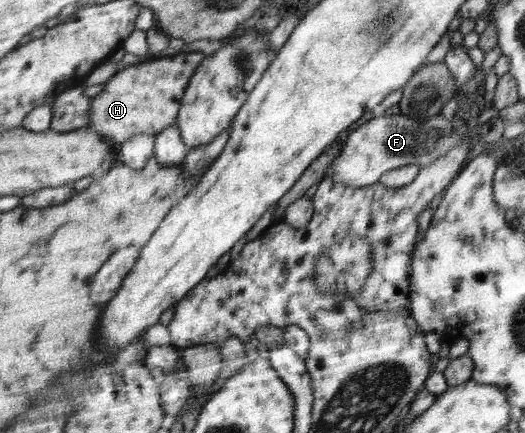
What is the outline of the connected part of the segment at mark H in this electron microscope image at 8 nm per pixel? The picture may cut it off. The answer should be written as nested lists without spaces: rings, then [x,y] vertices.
[[[186,50],[165,54],[150,61],[126,65],[104,83],[102,91],[93,97],[87,127],[114,146],[123,144],[138,133],[156,135],[177,120],[188,82],[204,59],[201,52]]]

